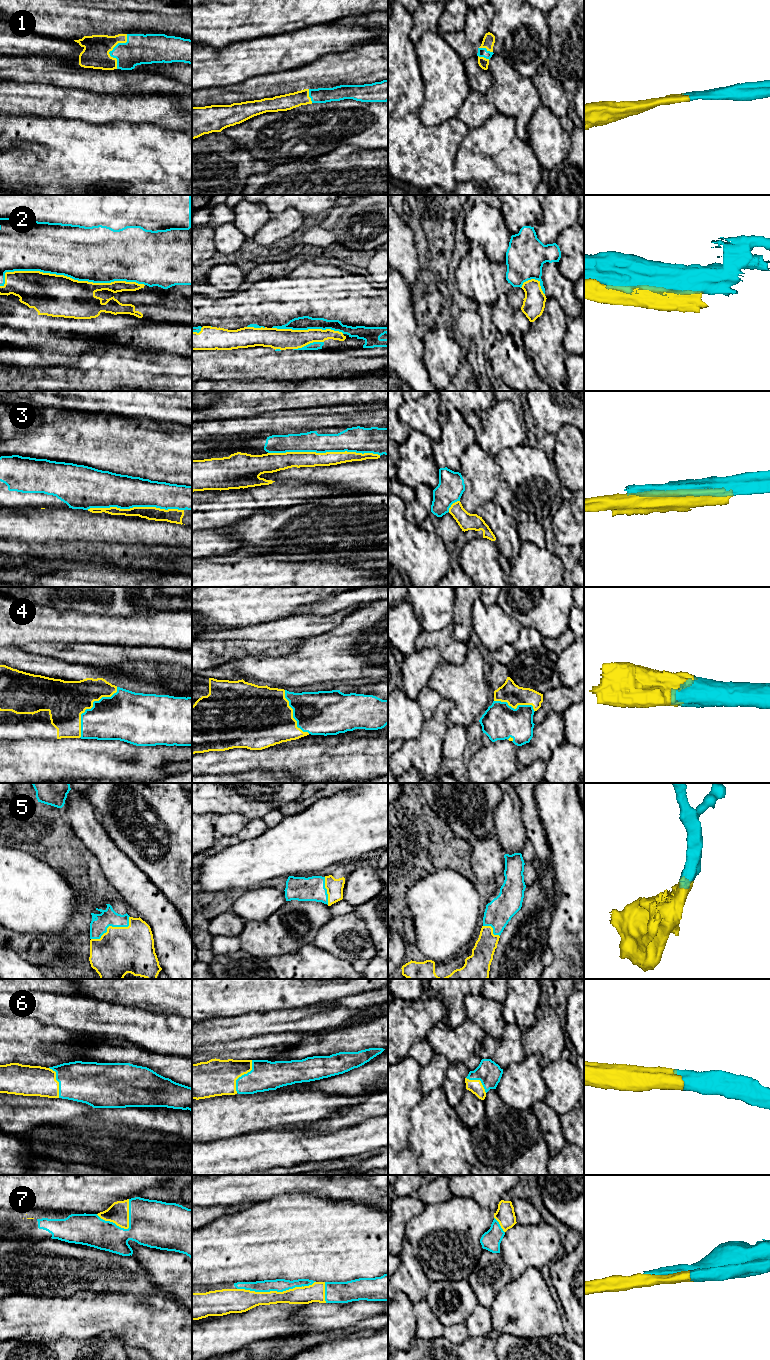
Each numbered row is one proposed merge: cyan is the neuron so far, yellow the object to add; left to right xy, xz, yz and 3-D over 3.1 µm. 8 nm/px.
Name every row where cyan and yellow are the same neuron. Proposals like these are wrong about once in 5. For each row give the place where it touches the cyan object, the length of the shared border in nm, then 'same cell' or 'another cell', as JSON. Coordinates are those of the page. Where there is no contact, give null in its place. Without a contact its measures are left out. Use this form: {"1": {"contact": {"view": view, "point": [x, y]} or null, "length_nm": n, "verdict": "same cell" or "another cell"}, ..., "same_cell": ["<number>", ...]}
{"1": {"contact": {"view": "xy", "point": [113, 49]}, "length_nm": 300, "verdict": "same cell"}, "2": {"contact": {"view": "xy", "point": [67, 276]}, "length_nm": 1150, "verdict": "another cell"}, "3": {"contact": {"view": "xz", "point": [324, 452]}, "length_nm": 900, "verdict": "another cell"}, "4": {"contact": {"view": "xy", "point": [91, 708]}, "length_nm": 500, "verdict": "same cell"}, "5": {"contact": {"view": "xy", "point": [113, 926]}, "length_nm": 360, "verdict": "same cell"}, "6": {"contact": {"view": "xz", "point": [242, 1075]}, "length_nm": 300, "verdict": "same cell"}, "7": {"contact": {"view": "xz", "point": [276, 1290]}, "length_nm": 650, "verdict": "same cell"}, "same_cell": ["1", "4", "5", "6", "7"]}

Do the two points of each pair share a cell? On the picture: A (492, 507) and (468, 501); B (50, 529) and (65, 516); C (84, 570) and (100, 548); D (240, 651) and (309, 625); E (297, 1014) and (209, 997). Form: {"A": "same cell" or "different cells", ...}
{"A": "different cells", "B": "same cell", "C": "same cell", "D": "different cells", "E": "different cells"}

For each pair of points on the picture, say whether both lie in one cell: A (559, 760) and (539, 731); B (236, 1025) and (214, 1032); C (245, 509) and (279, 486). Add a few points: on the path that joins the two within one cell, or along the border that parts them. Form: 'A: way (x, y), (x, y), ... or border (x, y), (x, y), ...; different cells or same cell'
A: border (554, 750), (546, 762); different cells
B: way (231, 1028), (219, 1030); same cell
C: way (253, 501), (257, 498), (267, 498), (271, 494); same cell

